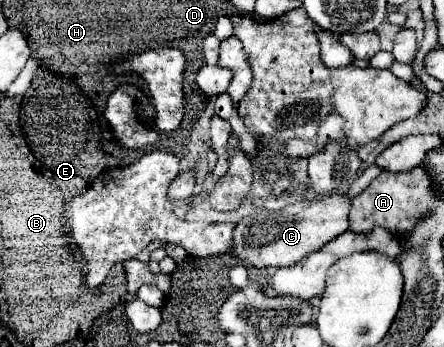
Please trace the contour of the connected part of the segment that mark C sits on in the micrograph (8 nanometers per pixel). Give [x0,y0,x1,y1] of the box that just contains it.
[231,194,351,268]

